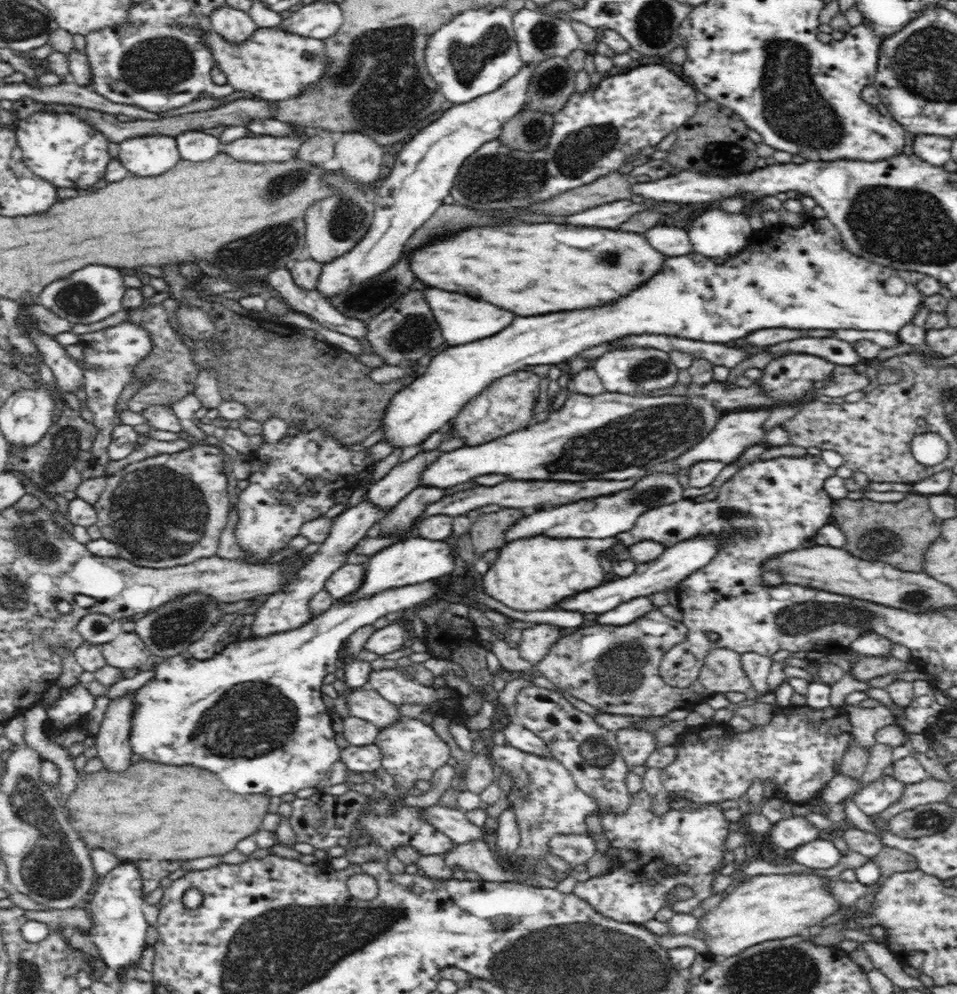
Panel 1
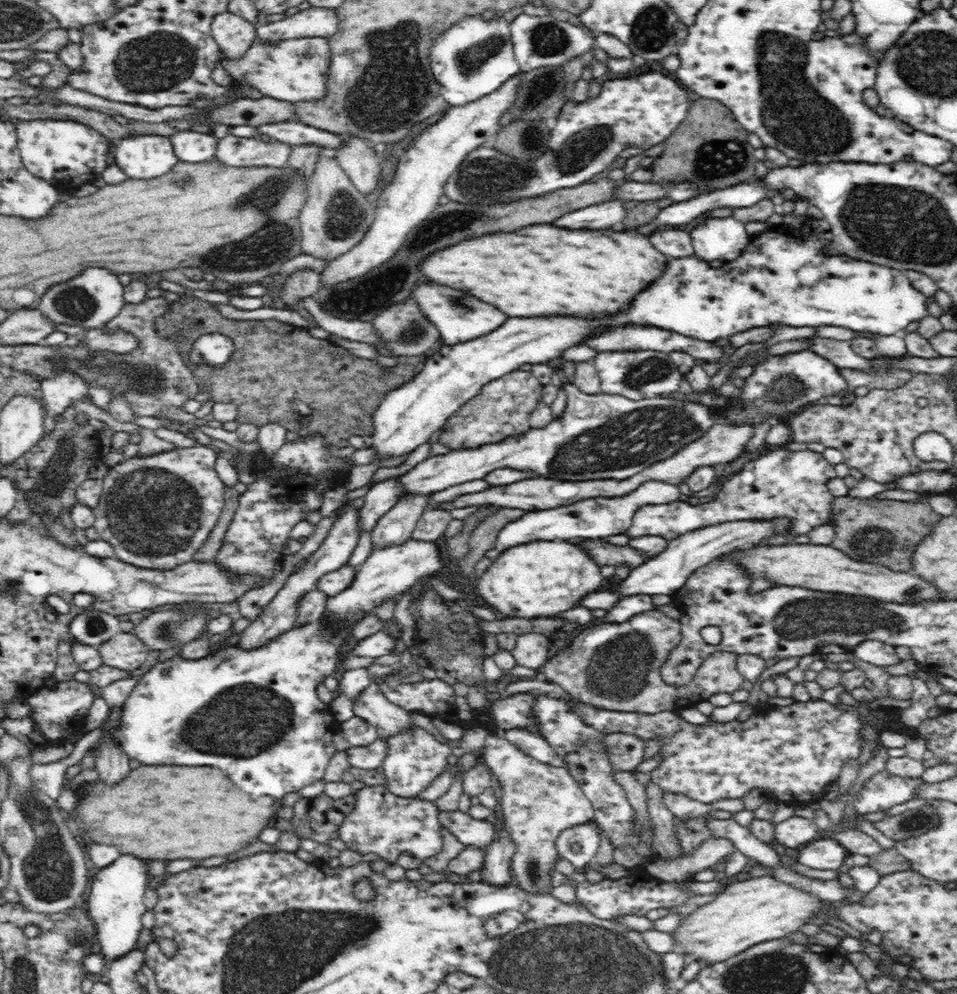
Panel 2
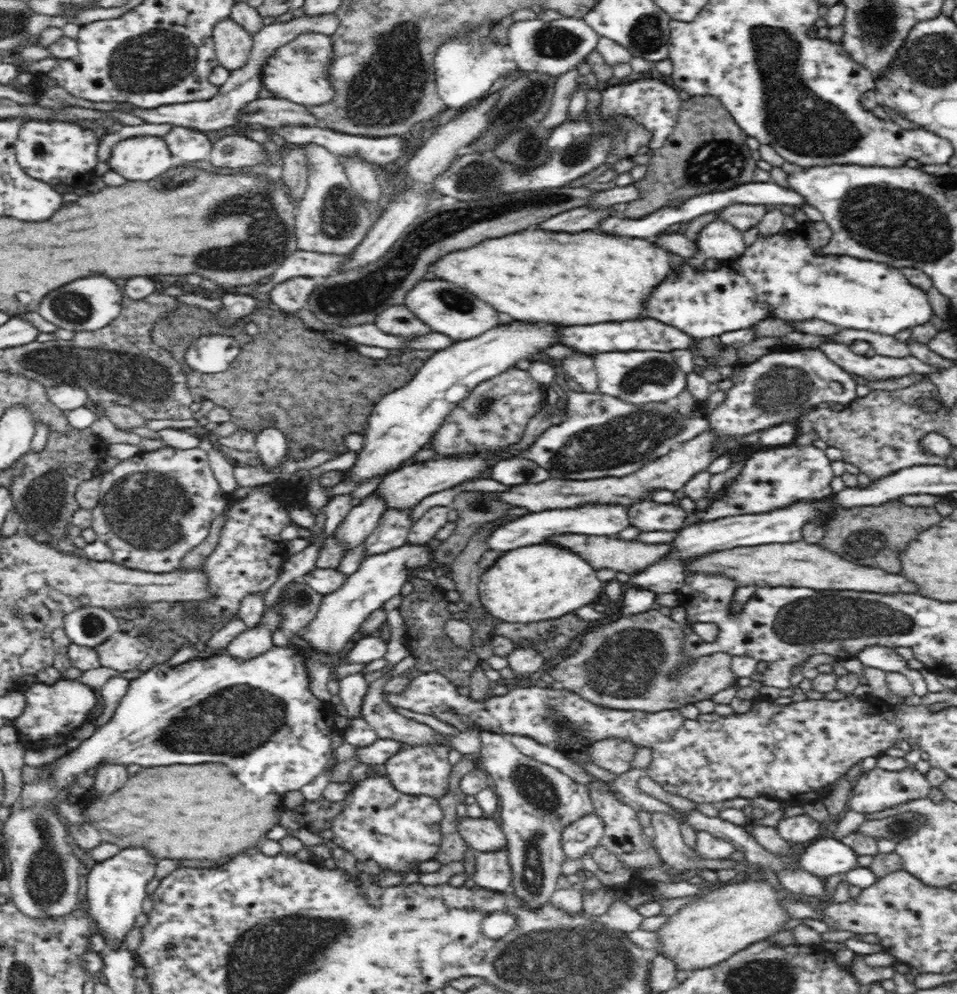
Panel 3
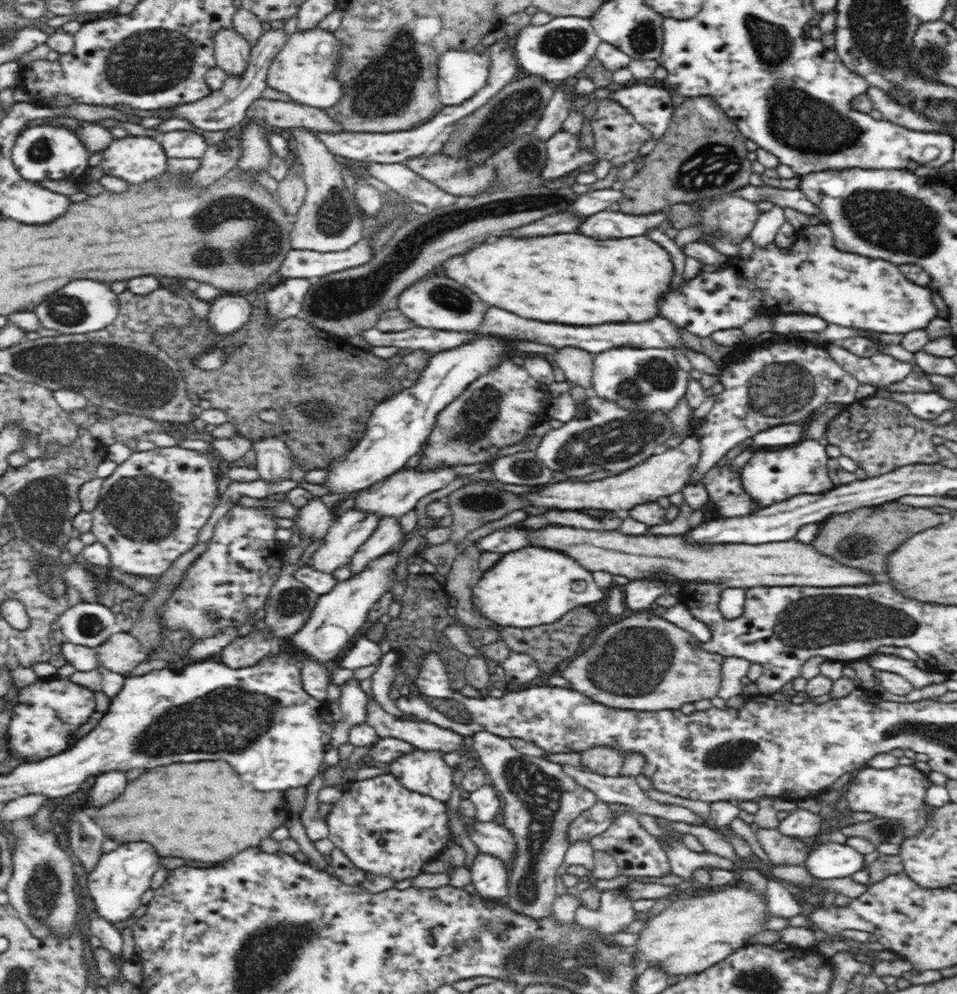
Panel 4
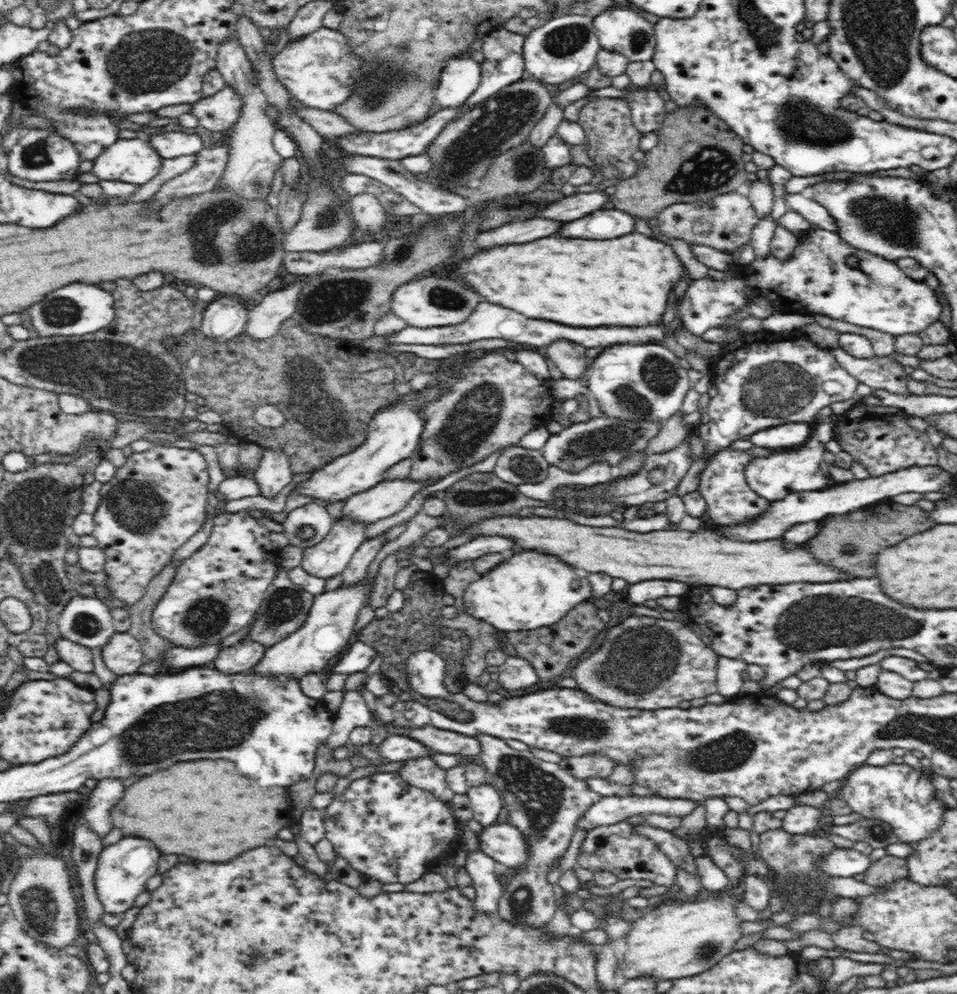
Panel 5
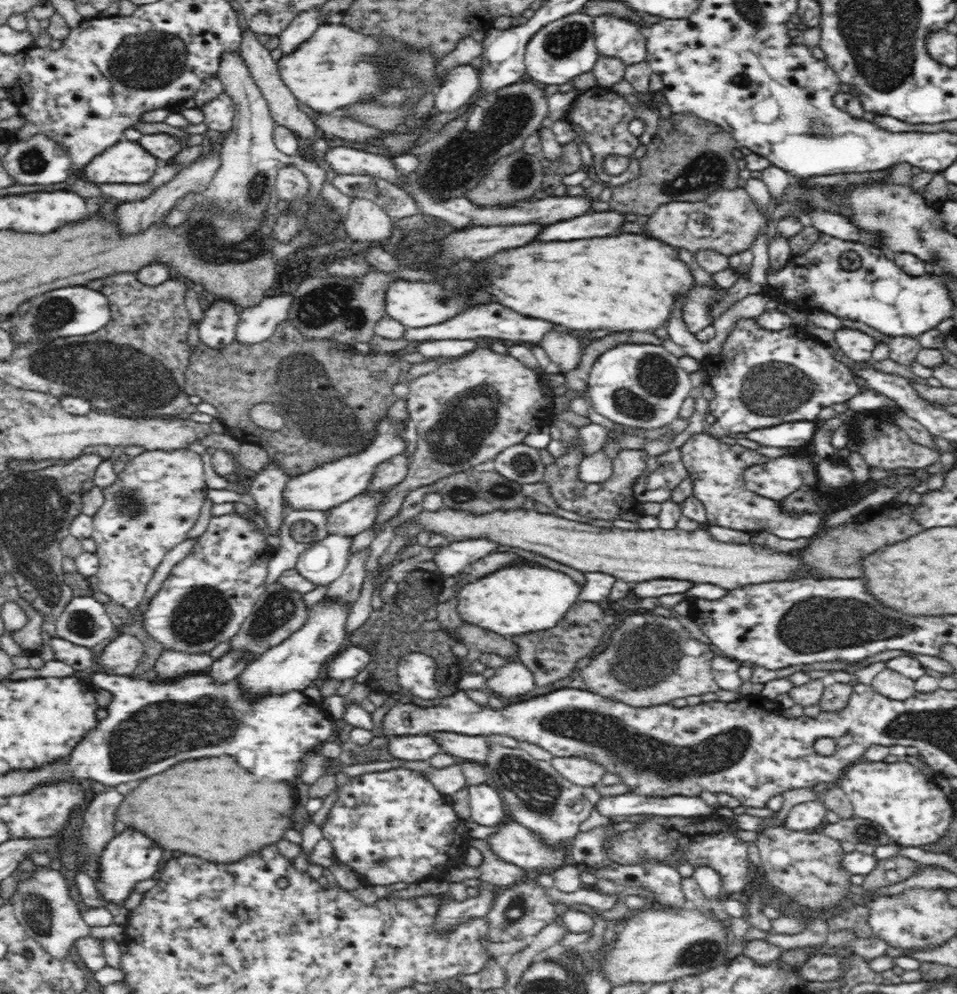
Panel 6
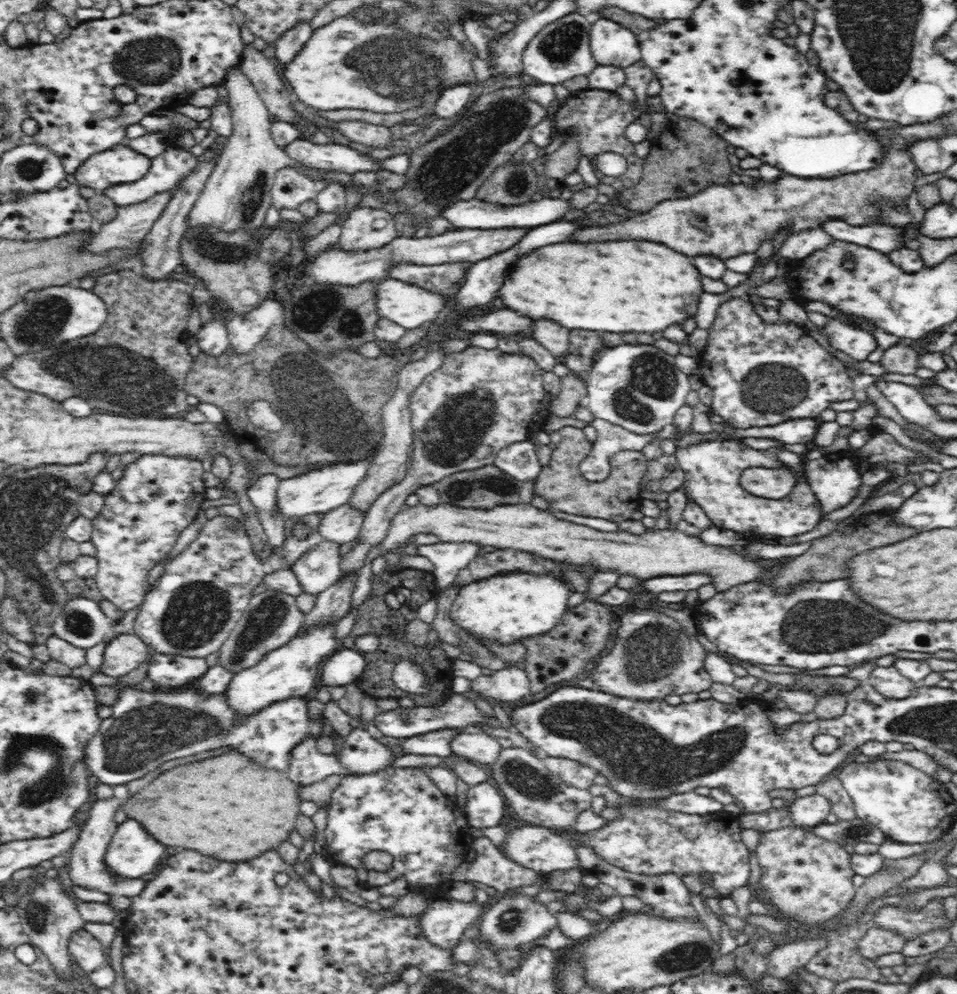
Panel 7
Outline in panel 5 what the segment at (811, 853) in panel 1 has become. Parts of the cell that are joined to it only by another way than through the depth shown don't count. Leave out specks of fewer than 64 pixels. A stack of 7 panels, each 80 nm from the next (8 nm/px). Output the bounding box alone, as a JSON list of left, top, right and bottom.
[819,848,873,877]

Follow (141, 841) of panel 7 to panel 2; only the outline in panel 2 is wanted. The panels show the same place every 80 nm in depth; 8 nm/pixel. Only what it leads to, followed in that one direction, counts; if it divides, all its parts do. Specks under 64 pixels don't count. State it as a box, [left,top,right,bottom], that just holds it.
[84,856,149,960]

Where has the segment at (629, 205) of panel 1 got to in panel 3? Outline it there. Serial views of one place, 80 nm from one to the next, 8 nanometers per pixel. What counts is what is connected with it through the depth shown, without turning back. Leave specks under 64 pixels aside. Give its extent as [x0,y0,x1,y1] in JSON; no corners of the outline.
[538,208,610,234]

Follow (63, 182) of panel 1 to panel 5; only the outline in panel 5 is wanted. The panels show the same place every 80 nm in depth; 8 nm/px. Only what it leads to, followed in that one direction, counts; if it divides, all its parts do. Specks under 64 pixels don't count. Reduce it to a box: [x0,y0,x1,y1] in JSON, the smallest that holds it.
[8,129,80,182]

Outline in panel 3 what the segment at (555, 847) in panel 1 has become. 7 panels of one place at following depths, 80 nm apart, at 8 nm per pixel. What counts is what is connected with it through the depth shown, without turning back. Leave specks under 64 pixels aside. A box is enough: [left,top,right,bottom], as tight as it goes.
[562,811,605,859]

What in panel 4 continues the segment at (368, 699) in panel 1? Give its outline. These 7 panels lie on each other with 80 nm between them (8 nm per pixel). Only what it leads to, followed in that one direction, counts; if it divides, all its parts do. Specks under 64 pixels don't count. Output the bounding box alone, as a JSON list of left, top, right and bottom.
[368,699,473,754]

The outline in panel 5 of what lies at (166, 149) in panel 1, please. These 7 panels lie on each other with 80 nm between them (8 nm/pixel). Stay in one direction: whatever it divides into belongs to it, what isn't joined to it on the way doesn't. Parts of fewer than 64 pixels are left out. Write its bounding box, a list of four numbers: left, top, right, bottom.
[90,137,162,187]

